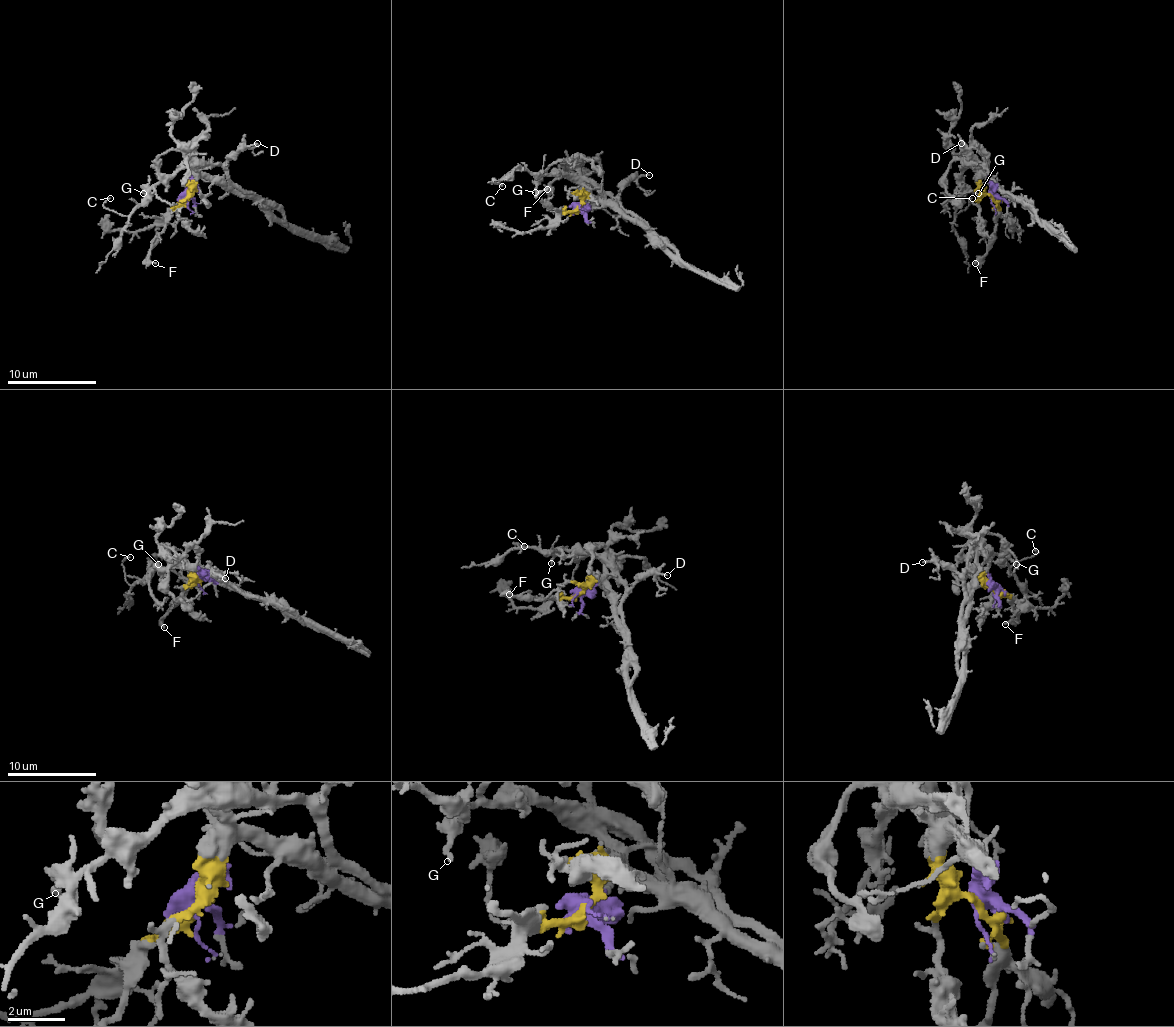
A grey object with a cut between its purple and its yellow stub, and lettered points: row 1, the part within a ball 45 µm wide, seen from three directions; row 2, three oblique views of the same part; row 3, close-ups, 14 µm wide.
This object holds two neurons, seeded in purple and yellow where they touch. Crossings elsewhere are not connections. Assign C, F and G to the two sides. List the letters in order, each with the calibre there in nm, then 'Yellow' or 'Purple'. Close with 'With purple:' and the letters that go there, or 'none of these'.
C: Thickness 120 nm. Yellow
F: Thickness 240 nm. Yellow
G: Thickness 170 nm. Yellow
With purple: none of these

